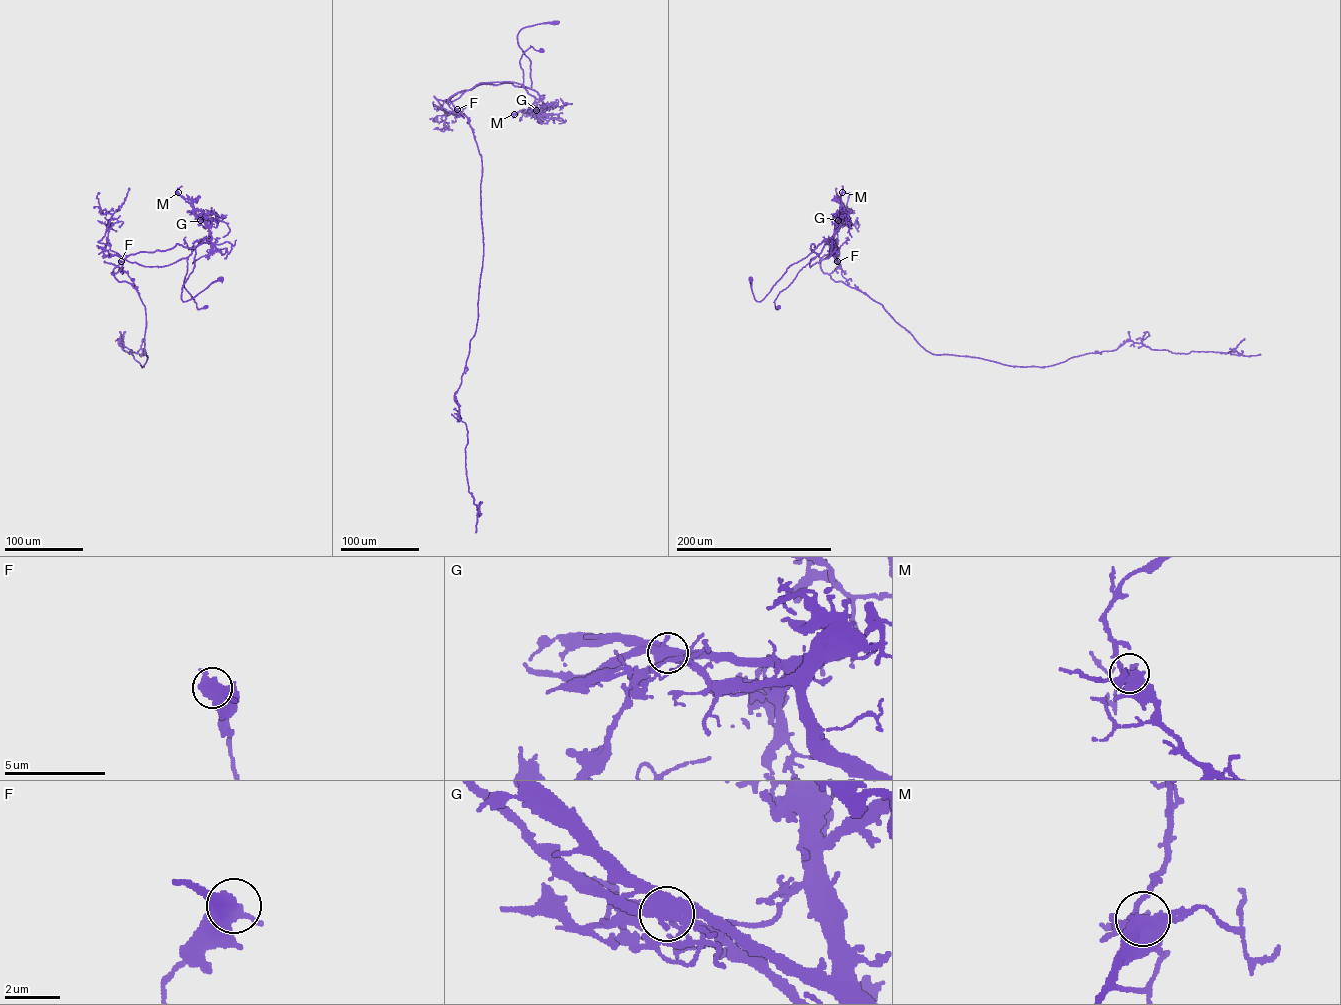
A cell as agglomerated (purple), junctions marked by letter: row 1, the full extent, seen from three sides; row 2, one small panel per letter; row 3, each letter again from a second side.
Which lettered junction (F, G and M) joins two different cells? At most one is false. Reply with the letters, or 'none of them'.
G

